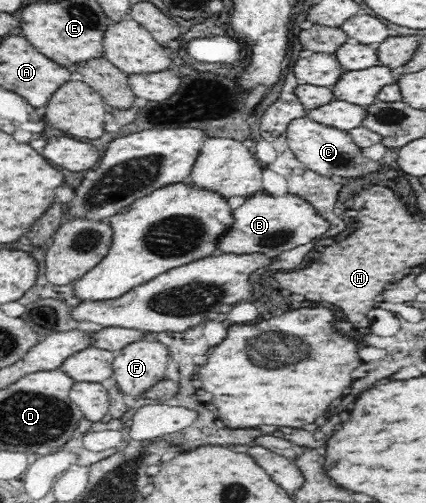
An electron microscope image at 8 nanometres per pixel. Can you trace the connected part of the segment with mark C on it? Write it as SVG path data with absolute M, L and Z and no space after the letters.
M307 116L292 119L289 122L286 138L288 139L288 146L293 150L297 160L311 171L328 178L338 175L345 177L345 182L349 178L362 178L365 181L365 176L374 176L380 169L375 160L363 156L361 147L355 145L349 132L317 123Z

